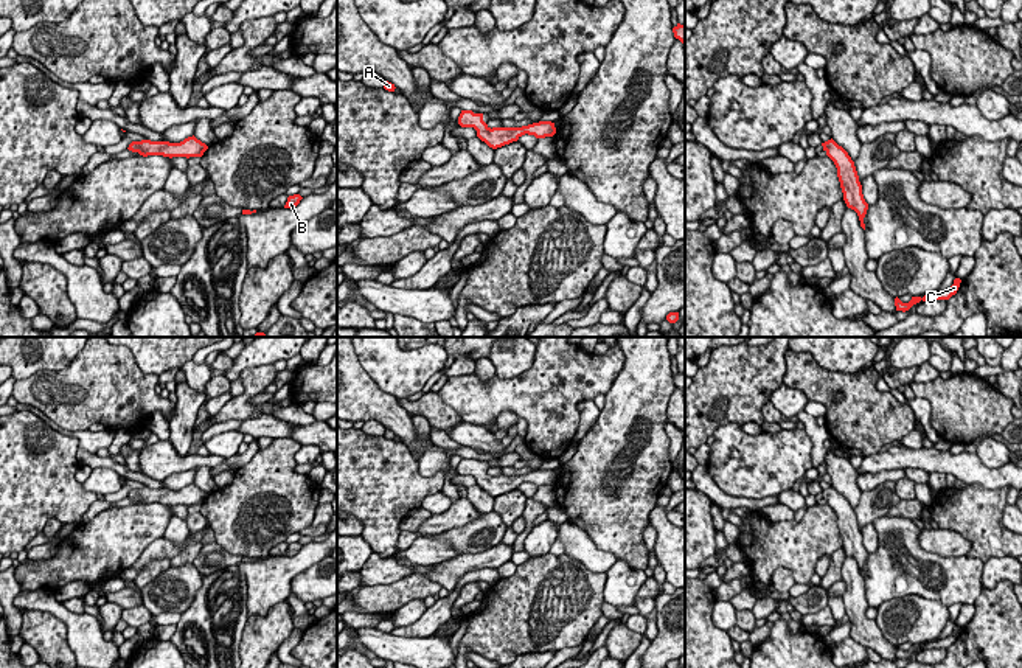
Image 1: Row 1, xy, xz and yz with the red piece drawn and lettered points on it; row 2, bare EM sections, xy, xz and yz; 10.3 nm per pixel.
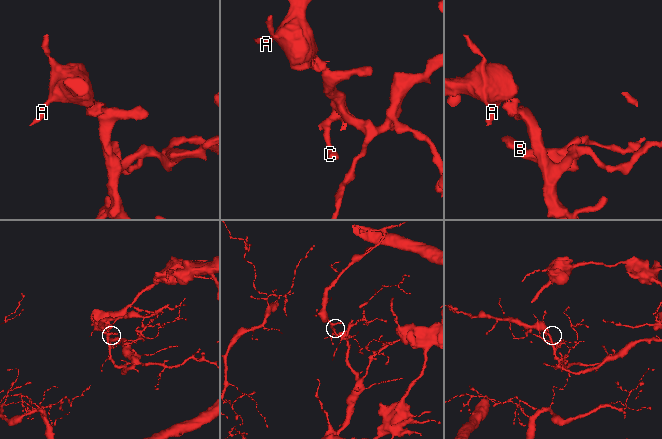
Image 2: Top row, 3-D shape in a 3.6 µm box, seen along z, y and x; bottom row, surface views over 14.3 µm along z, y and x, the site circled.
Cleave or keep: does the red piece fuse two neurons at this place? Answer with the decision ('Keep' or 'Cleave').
Keep

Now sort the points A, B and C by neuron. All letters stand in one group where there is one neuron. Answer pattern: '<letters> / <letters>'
A B C

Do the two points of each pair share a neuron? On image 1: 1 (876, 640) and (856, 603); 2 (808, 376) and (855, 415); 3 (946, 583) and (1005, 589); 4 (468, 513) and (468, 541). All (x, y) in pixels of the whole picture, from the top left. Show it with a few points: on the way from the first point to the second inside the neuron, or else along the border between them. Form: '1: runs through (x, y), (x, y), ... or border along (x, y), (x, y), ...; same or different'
1: runs through (867, 631), (856, 612); same
2: runs through (823, 386), (841, 386), (851, 400); same
3: border along (983, 589), (974, 605); different
4: border along (482, 514), (463, 525), (432, 533); different

